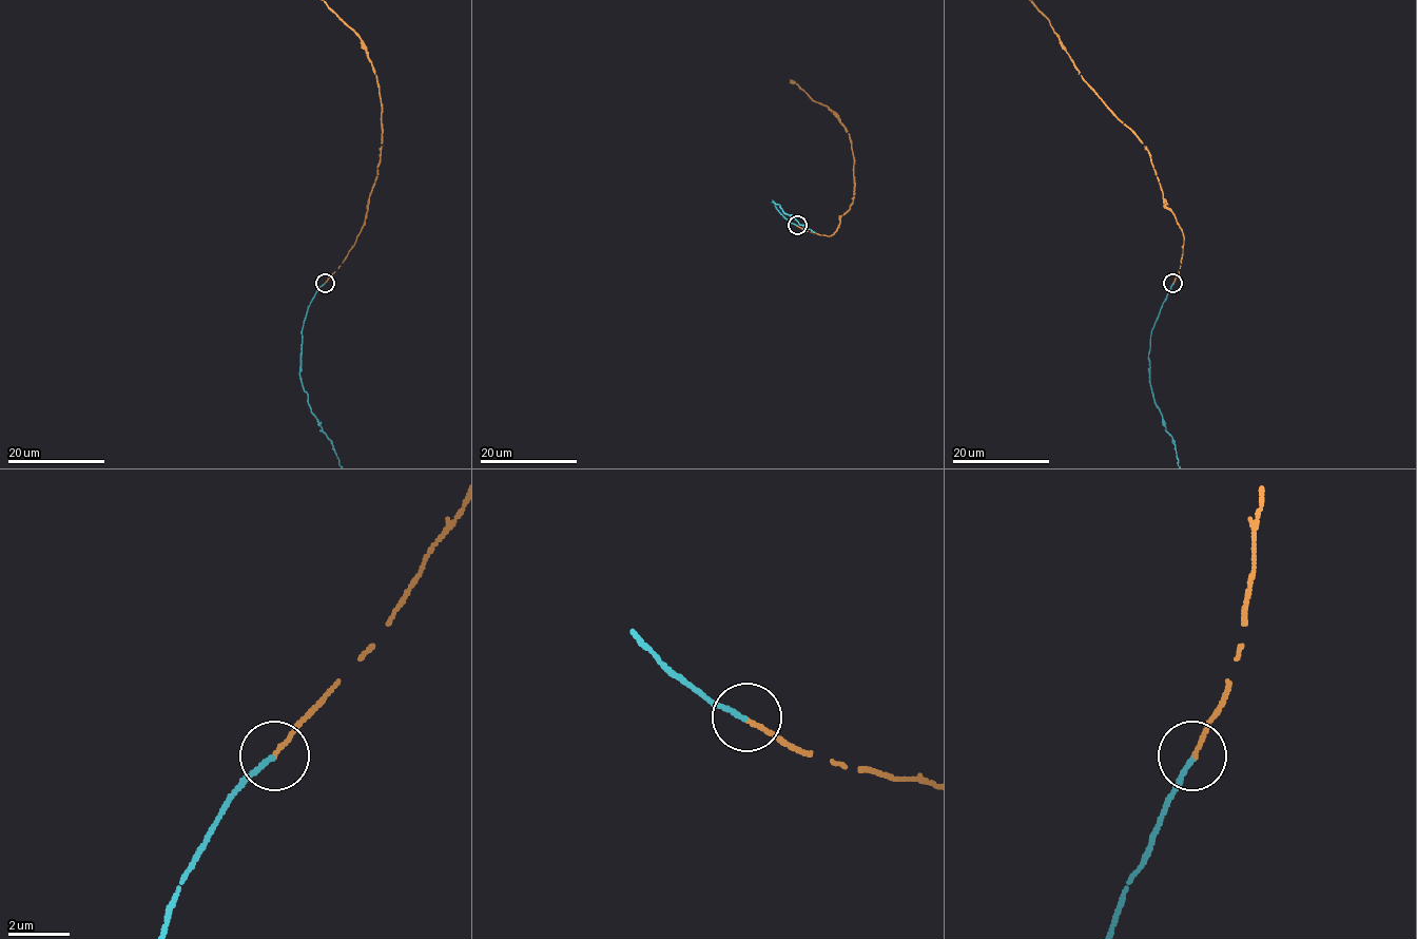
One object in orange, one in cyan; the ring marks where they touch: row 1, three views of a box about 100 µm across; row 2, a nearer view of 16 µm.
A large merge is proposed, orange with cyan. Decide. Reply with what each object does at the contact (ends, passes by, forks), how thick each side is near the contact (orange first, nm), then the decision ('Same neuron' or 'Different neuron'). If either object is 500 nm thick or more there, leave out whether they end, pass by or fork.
At the ring orange ends. At the ring cyan ends. Thickness 120 nm (orange) against 140 nm. Same neuron

